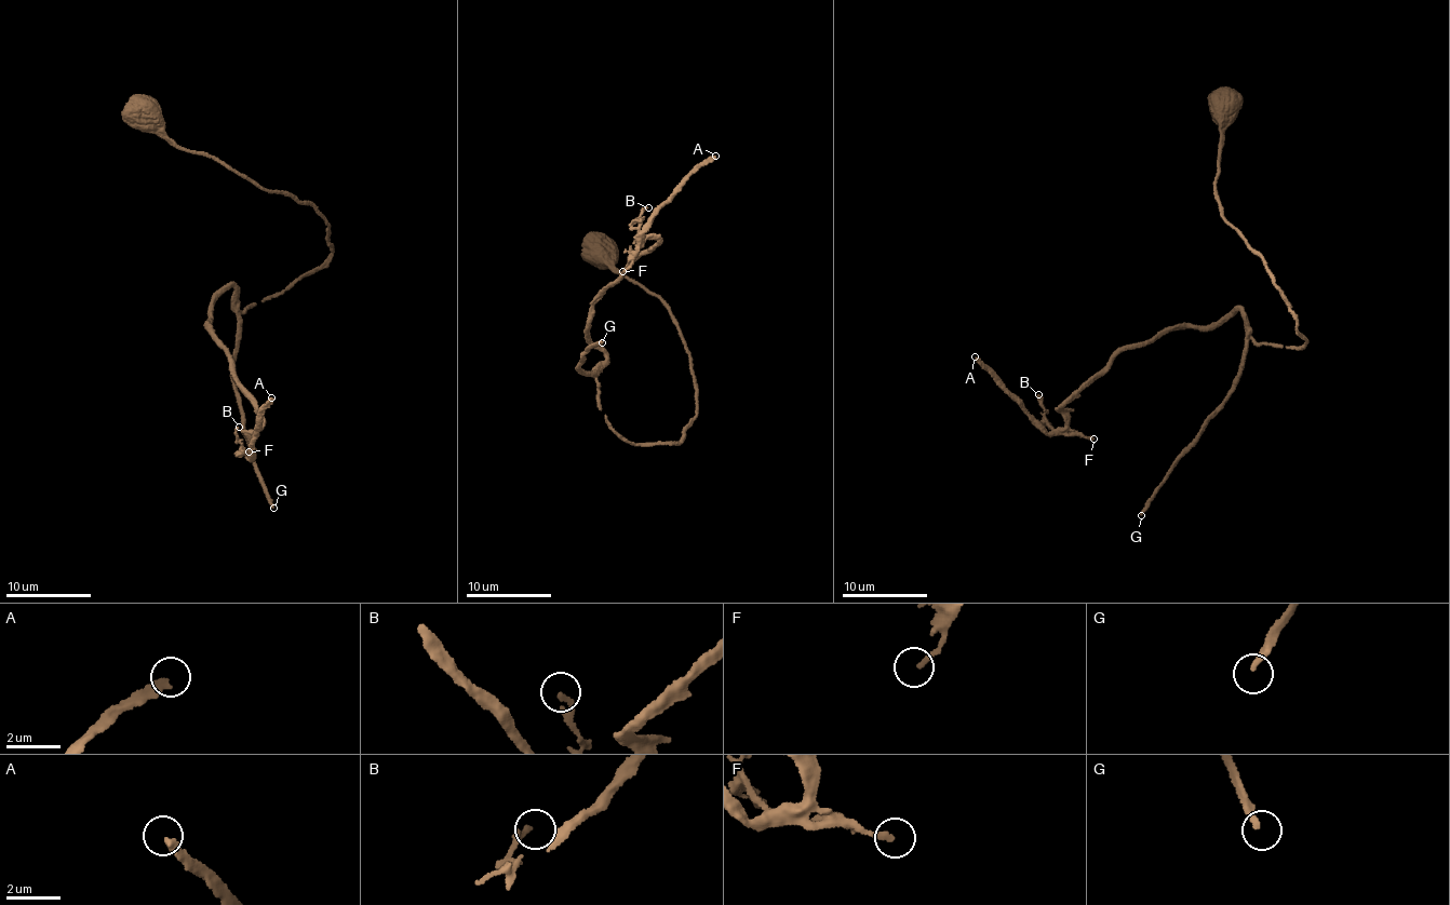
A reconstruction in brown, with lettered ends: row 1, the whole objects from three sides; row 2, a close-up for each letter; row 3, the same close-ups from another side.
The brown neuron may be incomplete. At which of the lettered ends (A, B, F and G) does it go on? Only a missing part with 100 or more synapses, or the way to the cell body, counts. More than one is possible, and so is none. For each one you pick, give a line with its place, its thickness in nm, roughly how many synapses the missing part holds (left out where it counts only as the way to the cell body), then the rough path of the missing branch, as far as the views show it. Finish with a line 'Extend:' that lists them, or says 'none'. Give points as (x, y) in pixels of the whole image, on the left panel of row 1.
A: place (271, 397); calibre 320 nm; 100 synapses; course (271, 397), (308, 343), (289, 334), (242, 356), (200, 229), (125, 117), (134, 151)
G: place (273, 508); calibre 240 nm; 700 synapses
Extend: A, G

